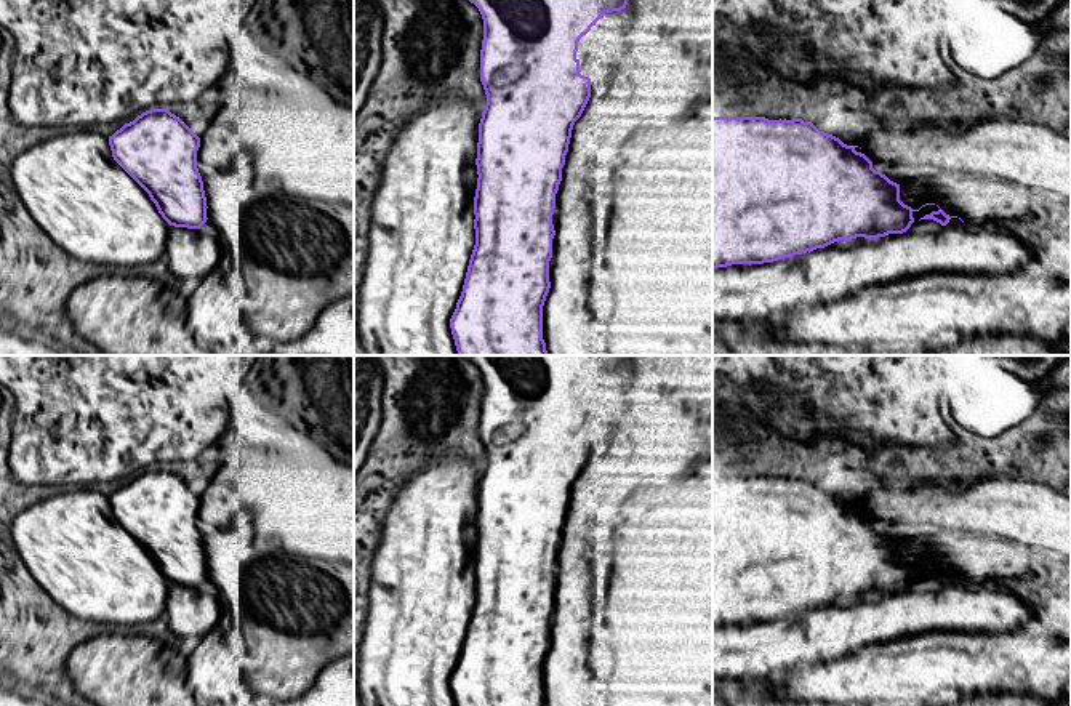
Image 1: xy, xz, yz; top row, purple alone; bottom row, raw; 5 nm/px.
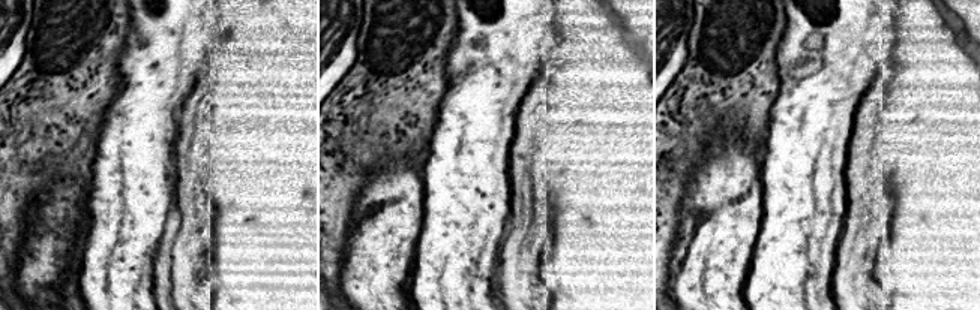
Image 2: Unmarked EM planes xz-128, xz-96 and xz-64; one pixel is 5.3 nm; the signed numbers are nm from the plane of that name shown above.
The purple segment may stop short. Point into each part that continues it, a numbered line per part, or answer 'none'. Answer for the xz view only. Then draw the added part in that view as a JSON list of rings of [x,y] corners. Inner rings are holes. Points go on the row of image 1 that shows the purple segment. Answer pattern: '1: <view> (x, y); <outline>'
none

